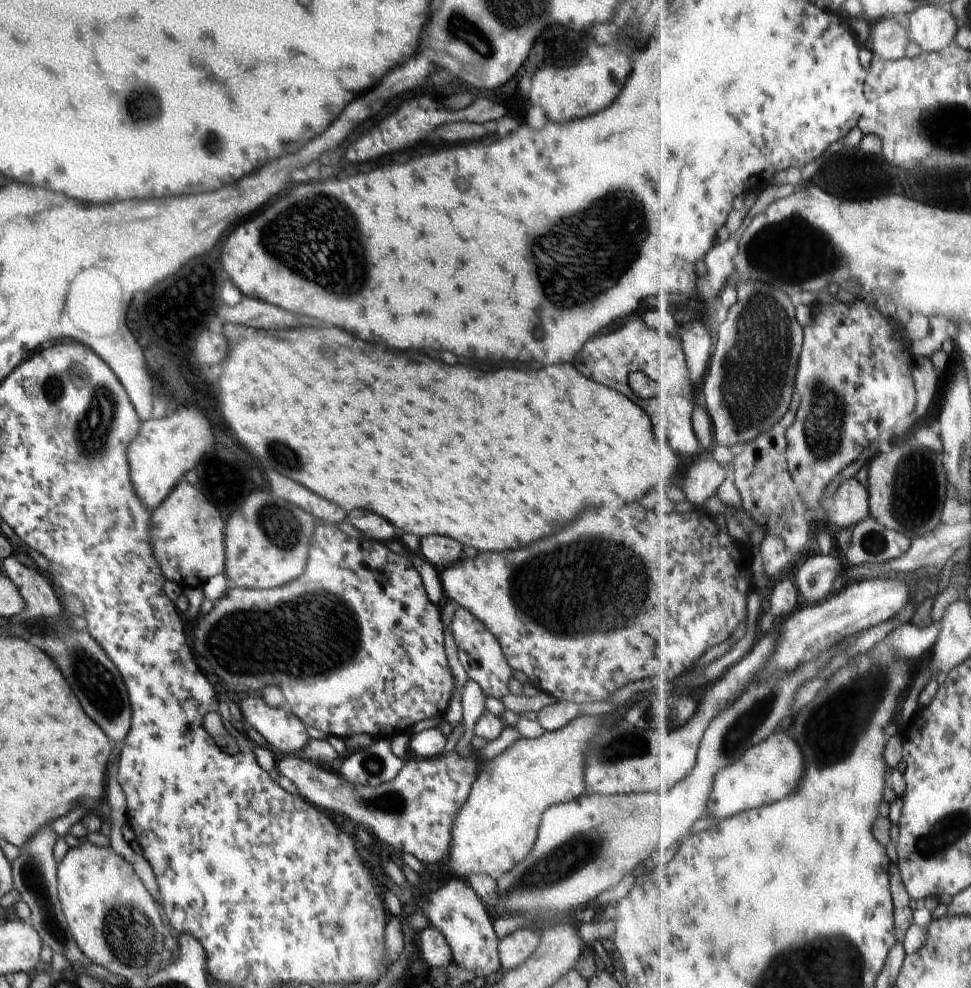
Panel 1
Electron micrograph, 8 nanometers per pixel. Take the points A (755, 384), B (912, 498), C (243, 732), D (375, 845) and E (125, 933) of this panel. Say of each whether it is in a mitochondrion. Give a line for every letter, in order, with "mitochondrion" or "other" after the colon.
A: mitochondrion
B: mitochondrion
C: other
D: other
E: mitochondrion

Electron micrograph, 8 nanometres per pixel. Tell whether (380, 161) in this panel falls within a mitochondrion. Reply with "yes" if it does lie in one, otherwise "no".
no

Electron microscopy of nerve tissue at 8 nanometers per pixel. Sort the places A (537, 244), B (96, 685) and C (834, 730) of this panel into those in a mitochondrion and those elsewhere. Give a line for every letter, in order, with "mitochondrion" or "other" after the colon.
A: mitochondrion
B: mitochondrion
C: mitochondrion

